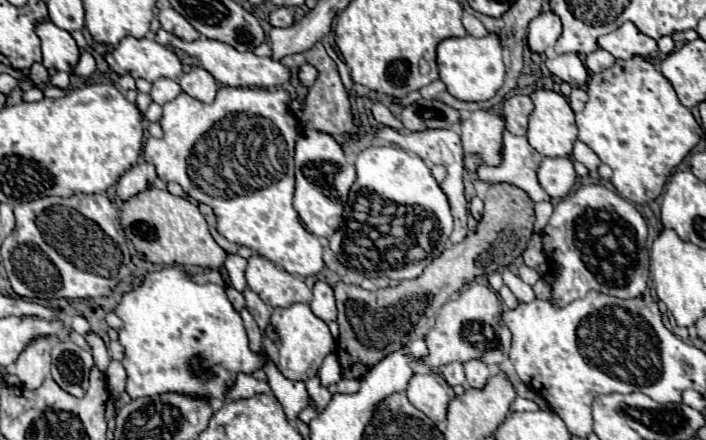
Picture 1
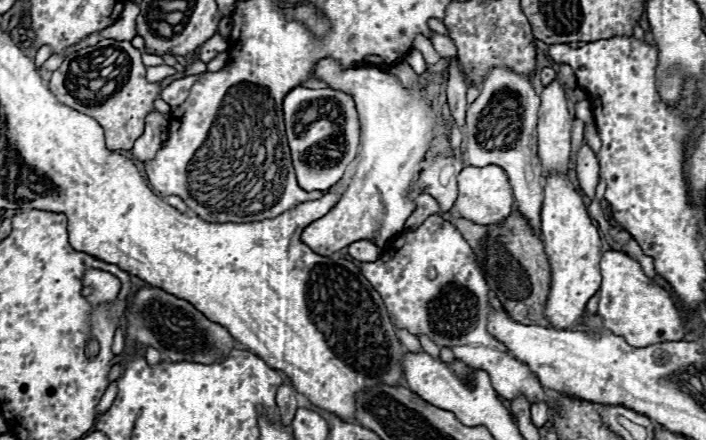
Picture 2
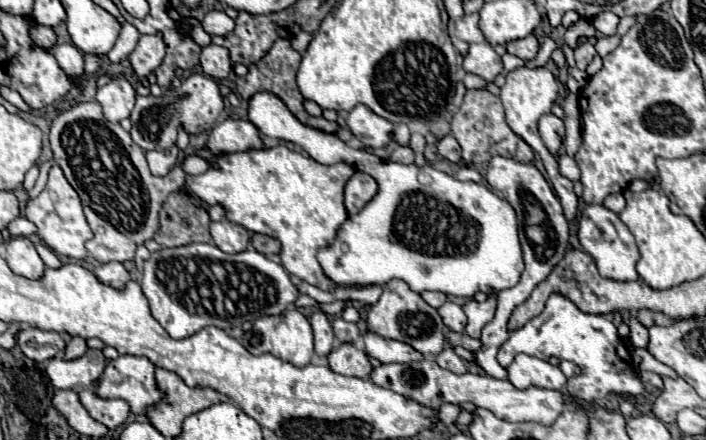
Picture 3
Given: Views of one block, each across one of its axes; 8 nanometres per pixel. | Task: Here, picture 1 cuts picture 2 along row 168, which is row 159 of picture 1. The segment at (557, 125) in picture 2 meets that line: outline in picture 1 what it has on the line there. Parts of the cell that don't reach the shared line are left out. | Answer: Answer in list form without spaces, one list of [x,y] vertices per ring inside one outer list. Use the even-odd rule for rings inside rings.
[[[544,158],[538,168],[538,180],[550,198],[564,198],[576,182],[576,172],[568,158]]]

